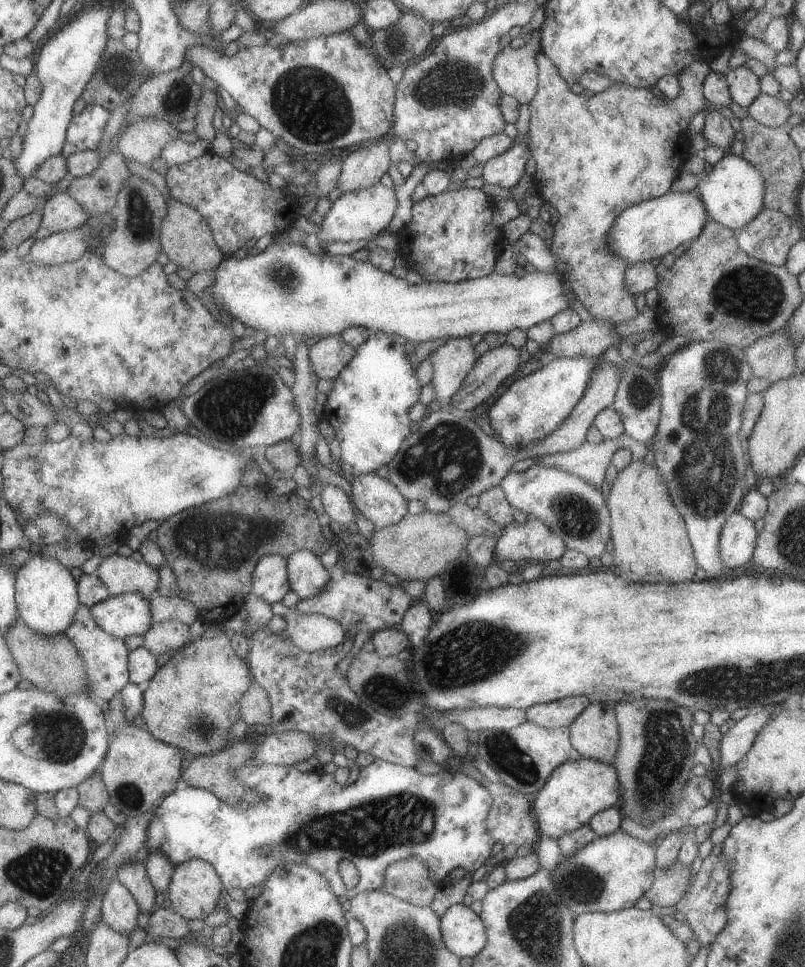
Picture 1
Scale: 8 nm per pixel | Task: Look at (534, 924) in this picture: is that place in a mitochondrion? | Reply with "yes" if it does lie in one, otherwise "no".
yes

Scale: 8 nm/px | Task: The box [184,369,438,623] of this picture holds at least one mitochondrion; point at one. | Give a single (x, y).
(232, 412)

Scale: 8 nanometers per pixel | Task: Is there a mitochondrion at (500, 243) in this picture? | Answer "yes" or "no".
no

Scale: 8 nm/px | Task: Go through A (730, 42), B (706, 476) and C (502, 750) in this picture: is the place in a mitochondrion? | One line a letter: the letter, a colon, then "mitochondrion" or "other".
A: other
B: mitochondrion
C: mitochondrion

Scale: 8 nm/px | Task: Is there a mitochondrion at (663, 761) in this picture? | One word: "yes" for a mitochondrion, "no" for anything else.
yes

